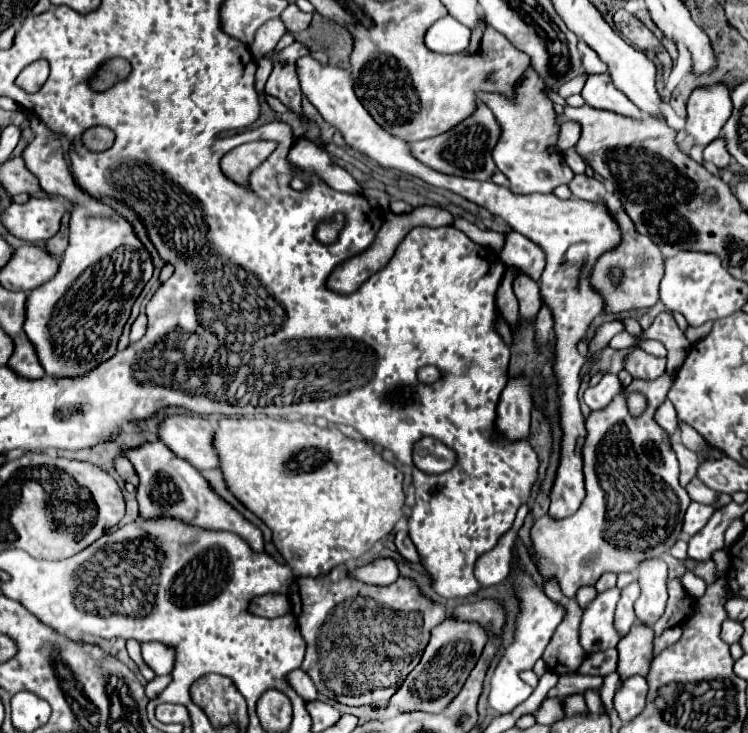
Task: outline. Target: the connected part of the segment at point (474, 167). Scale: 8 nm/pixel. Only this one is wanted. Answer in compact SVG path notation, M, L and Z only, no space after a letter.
M477 104L473 116L465 118L463 124L457 124L457 128L427 138L427 140L419 140L419 142L411 142L409 144L409 152L413 152L413 156L417 160L421 160L421 164L437 170L437 172L445 172L451 176L465 176L465 178L473 178L473 180L489 180L491 174L497 170L491 158L491 150L495 146L499 138L499 126L497 120L493 116L493 112L485 106L485 104Z

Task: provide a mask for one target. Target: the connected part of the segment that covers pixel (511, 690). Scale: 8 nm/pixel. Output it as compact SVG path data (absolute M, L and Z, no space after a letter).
M519 574L517 590L519 590L519 598L521 598L521 614L517 618L517 640L513 642L513 646L509 646L503 652L503 656L501 656L497 668L495 668L495 674L491 678L489 704L491 704L491 708L495 708L501 714L511 712L517 704L521 704L523 700L527 700L531 696L533 688L519 678L519 672L531 670L533 664L543 656L543 652L545 652L545 648L547 648L557 624L563 620L563 614L565 614L561 606L557 606L539 588L533 586L529 576Z

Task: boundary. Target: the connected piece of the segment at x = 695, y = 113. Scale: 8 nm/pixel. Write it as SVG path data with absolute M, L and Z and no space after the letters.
M725 84L699 86L687 102L687 134L699 146L707 146L731 116L731 98Z

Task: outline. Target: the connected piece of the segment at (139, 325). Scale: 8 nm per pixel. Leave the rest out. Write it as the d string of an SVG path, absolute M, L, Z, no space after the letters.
M140 313L131 326L129 335L131 343L137 342L137 340L139 340L139 338L145 334L147 325L148 320L146 314Z

